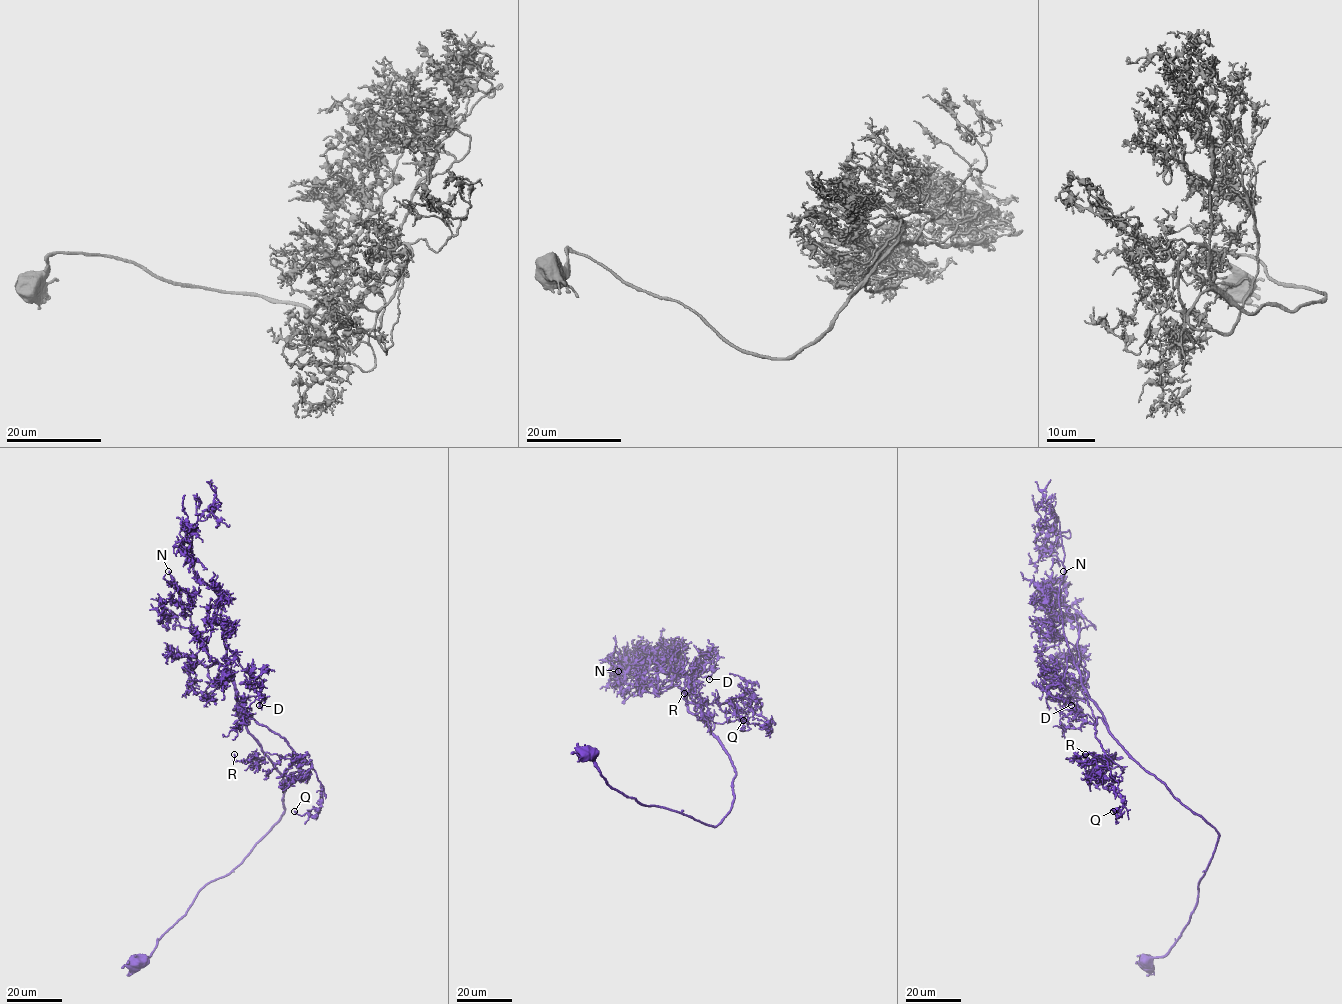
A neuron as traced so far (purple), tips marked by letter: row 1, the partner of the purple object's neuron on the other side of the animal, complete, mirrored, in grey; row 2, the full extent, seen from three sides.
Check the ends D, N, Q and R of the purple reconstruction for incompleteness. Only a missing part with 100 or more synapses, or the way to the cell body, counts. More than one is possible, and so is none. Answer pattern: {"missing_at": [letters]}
{"missing_at": []}

